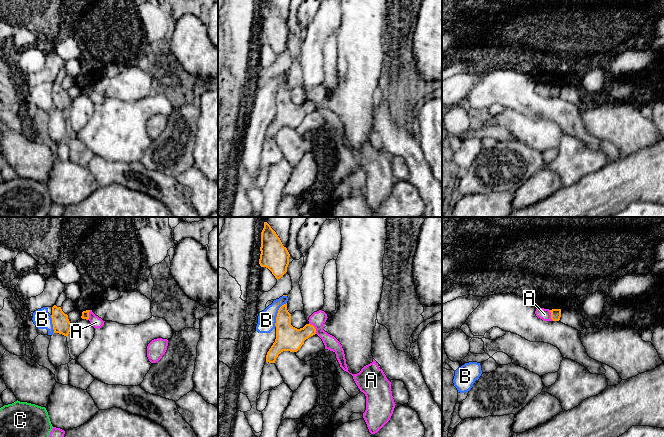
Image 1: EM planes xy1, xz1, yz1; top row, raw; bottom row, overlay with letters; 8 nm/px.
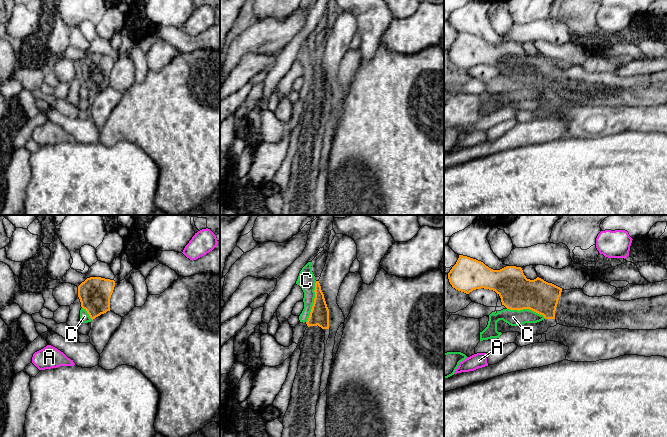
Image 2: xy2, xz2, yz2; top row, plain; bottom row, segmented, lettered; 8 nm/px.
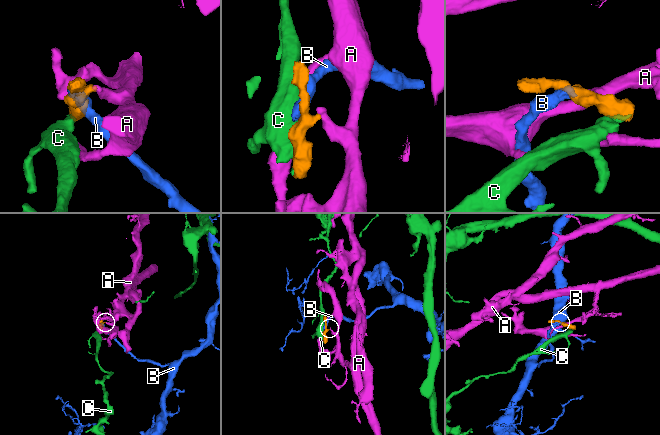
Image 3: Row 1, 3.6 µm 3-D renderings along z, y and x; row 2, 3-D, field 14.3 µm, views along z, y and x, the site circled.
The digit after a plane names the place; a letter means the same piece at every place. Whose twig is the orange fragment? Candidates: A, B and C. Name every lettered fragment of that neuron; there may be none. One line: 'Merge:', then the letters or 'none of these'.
Merge: none of these

